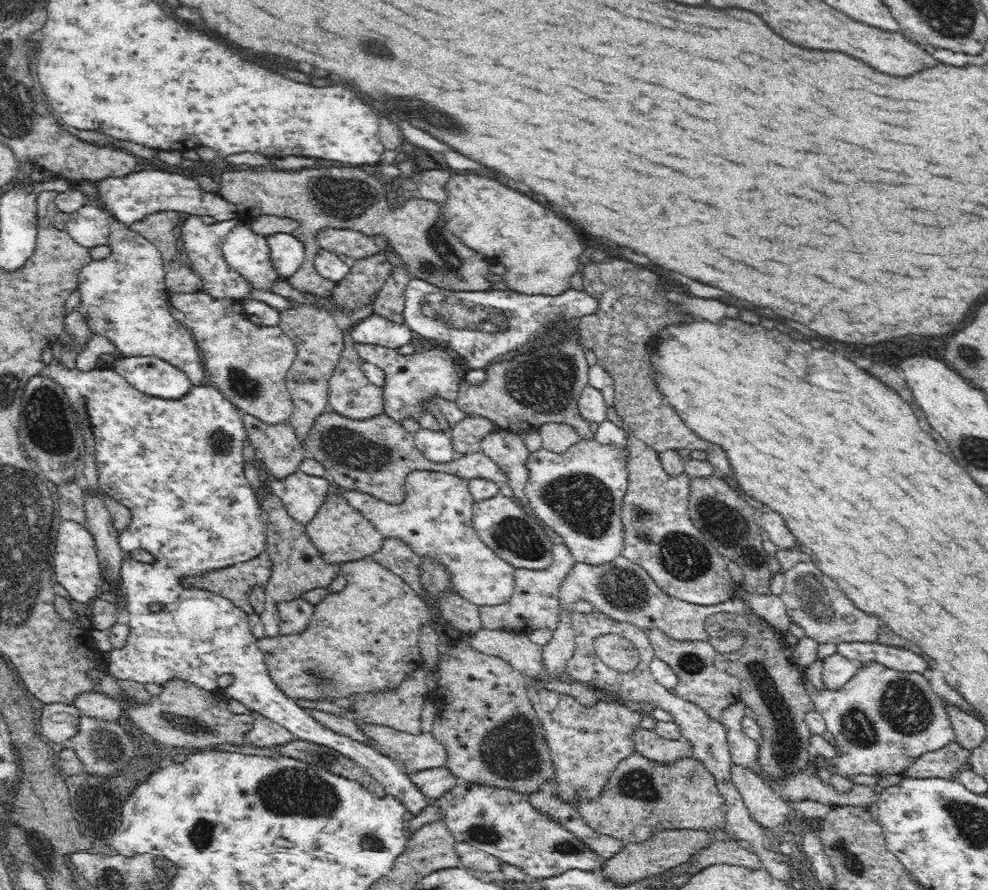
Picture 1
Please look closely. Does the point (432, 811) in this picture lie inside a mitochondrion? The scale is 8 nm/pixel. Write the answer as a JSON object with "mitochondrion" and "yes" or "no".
{"mitochondrion":"no"}

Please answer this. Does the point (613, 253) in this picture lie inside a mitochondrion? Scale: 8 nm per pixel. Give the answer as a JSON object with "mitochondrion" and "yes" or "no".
{"mitochondrion":"no"}

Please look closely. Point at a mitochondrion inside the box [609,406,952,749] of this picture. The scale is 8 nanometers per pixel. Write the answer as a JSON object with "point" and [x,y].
{"point":[906,705]}

